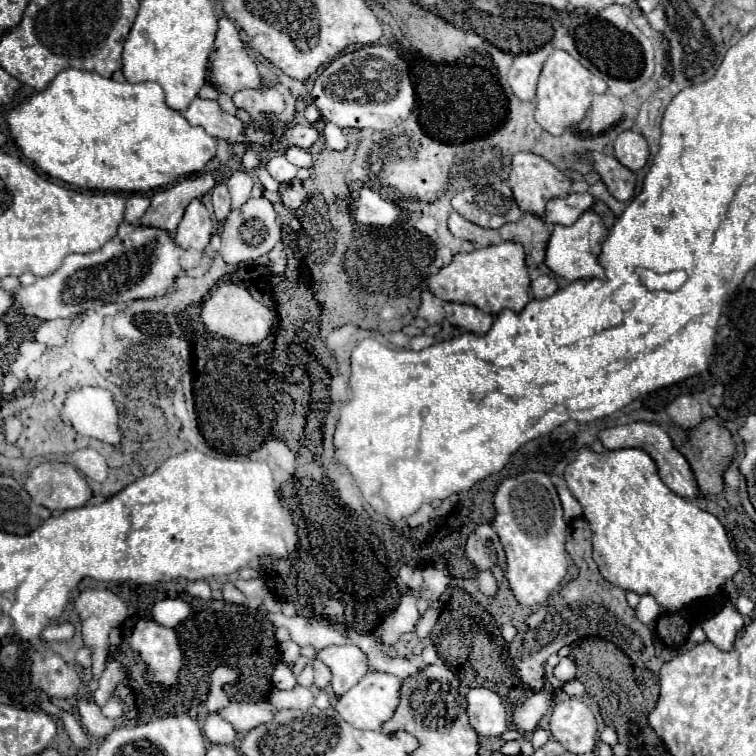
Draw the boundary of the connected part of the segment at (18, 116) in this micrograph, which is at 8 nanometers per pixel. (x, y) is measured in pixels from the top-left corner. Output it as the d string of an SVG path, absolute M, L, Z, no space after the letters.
M66 68L44 90L32 92L6 114L8 134L20 152L32 160L42 172L66 184L88 190L122 190L152 192L178 178L202 172L216 152L218 140L208 136L204 128L190 126L184 116L164 104L164 94L156 82L116 82L98 72Z

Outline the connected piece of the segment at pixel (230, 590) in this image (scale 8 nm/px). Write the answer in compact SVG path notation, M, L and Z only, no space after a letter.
M230 582L224 584L222 594L224 594L224 600L228 600L228 602L232 602L232 604L246 604L246 596L244 596L240 590L236 590Z

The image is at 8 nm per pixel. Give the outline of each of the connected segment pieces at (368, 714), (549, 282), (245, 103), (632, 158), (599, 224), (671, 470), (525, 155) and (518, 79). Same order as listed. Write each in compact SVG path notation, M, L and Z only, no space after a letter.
M368 672L352 690L348 690L344 696L340 696L334 704L334 710L352 726L362 728L362 730L380 730L380 726L394 714L400 696L398 690L402 686L402 680L384 674L384 672Z
M538 276L536 280L530 282L530 290L536 300L544 300L544 298L552 296L556 292L556 288L558 288L558 284L552 276Z
M258 88L258 90L240 90L234 94L236 108L244 108L250 112L252 120L260 118L278 118L284 110L284 98L274 88Z
M626 130L614 140L614 154L624 166L638 172L648 162L650 148L648 148L648 142L642 132Z
M592 210L584 212L572 226L554 226L552 236L546 248L546 266L560 278L574 282L582 278L604 278L604 268L598 264L602 243L608 235L608 230L598 214Z
M632 422L632 424L624 424L624 426L614 426L614 428L606 428L598 432L598 440L602 442L602 446L606 450L618 450L618 448L640 448L644 452L648 452L652 456L652 460L658 466L658 474L662 478L662 482L676 492L678 496L684 498L694 498L698 496L698 488L694 482L694 474L686 462L686 458L672 446L672 440L668 436L668 432L664 428L660 428L658 424L650 424L650 422Z
M518 152L512 158L512 170L510 170L510 176L508 176L508 184L510 184L510 188L514 192L514 200L516 200L516 204L520 206L522 212L542 216L546 200L570 194L572 180L564 172L560 172L554 164L544 160L542 156L532 154L532 152Z
M546 46L538 52L532 52L532 54L514 56L514 64L508 74L508 84L510 84L512 92L518 96L518 100L530 102L536 98L538 76L544 66L544 60L548 58L548 52L550 52L550 48Z

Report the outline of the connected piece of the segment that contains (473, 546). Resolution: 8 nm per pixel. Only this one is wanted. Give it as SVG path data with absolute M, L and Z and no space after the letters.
M480 524L476 526L474 532L468 534L464 556L474 564L476 570L486 570L486 572L492 572L494 568L506 570L504 548L490 524Z

